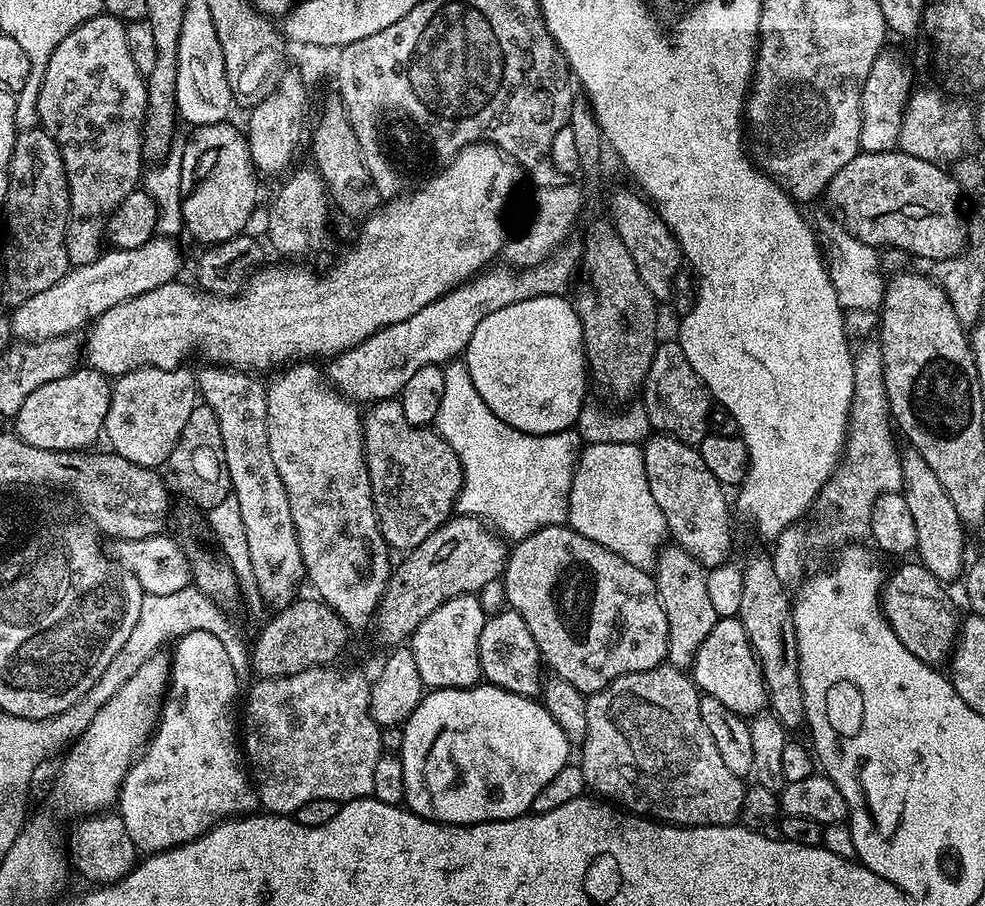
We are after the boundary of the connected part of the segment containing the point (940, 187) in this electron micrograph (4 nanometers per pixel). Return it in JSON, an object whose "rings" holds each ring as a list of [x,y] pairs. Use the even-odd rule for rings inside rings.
{"rings":[[[899,150],[884,153],[861,151],[850,162],[846,162],[838,174],[834,174],[826,189],[826,197],[840,211],[844,219],[843,227],[870,247],[877,250],[901,248],[914,258],[920,259],[921,256],[931,262],[950,260],[965,251],[968,224],[960,209],[961,184],[951,171],[943,172],[940,168],[943,167],[939,163],[914,158]]]}

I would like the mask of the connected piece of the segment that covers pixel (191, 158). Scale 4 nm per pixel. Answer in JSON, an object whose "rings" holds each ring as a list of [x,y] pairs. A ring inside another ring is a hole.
{"rings":[[[232,122],[211,124],[195,129],[193,136],[183,145],[181,154],[181,218],[186,232],[193,236],[202,246],[225,243],[241,235],[256,212],[256,199],[260,188],[256,185],[258,173],[252,165],[248,137],[232,125]]]}

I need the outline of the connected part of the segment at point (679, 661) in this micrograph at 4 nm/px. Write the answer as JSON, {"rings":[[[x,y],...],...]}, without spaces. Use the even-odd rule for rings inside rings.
{"rings":[[[665,546],[660,549],[660,557],[656,560],[654,579],[656,593],[662,602],[662,610],[666,610],[667,663],[681,670],[691,669],[698,648],[706,642],[706,636],[710,634],[710,630],[714,630],[718,619],[714,606],[710,603],[708,572],[686,549],[679,546]]]}

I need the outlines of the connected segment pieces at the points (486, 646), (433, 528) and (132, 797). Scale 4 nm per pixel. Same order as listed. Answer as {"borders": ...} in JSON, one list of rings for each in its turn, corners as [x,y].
{"borders":[[[[503,610],[496,616],[487,617],[482,626],[482,634],[478,638],[478,658],[480,675],[487,683],[519,696],[536,698],[541,695],[542,657],[538,642],[534,642],[534,634],[530,634],[530,626],[526,626],[522,614]]],[[[399,399],[381,400],[373,403],[364,416],[364,461],[368,463],[372,501],[376,507],[376,517],[380,532],[389,549],[416,548],[430,534],[438,531],[453,515],[456,499],[462,490],[464,471],[458,454],[431,427],[416,427],[406,420]]],[[[194,630],[190,634],[179,637],[175,641],[174,647],[176,647],[176,653],[171,653],[170,656],[168,697],[163,701],[162,707],[159,709],[158,723],[155,725],[148,743],[144,745],[142,751],[132,761],[132,767],[129,768],[126,778],[120,787],[118,815],[122,818],[122,822],[126,822],[126,831],[130,833],[134,846],[144,854],[164,852],[168,848],[176,848],[180,844],[190,842],[204,832],[210,831],[214,825],[222,820],[251,813],[255,809],[252,807],[257,807],[258,804],[258,797],[253,785],[250,783],[250,772],[246,767],[246,757],[242,751],[241,741],[238,739],[238,704],[236,708],[236,699],[239,696],[241,699],[242,688],[240,692],[240,680],[236,677],[239,676],[238,669],[230,662],[230,654],[226,654],[226,646],[222,646],[222,642],[218,642],[218,638],[214,638],[214,634],[210,634],[206,630]]]]}

